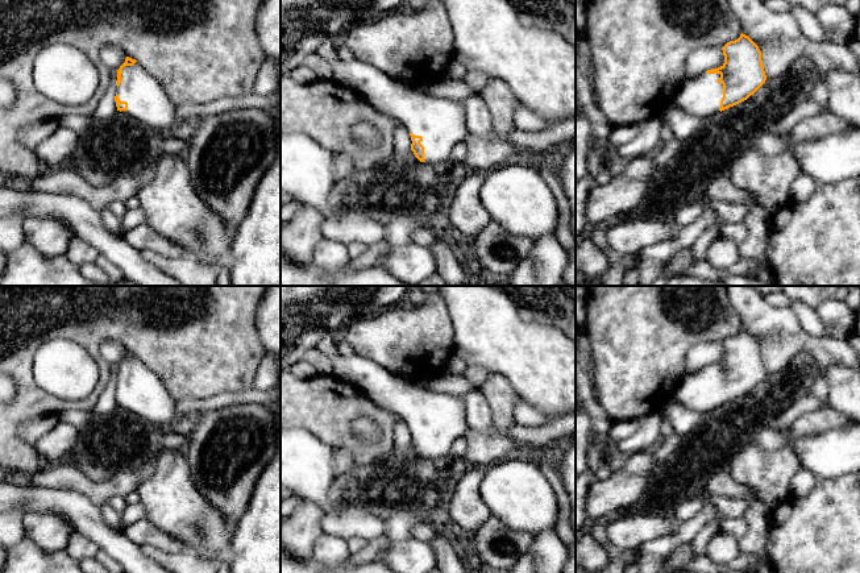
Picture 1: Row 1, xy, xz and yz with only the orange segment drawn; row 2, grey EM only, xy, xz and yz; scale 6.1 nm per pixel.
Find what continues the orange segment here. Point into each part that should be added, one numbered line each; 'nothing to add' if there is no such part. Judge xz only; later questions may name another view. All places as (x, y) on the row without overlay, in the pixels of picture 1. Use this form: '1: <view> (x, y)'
1: xz (440, 416)

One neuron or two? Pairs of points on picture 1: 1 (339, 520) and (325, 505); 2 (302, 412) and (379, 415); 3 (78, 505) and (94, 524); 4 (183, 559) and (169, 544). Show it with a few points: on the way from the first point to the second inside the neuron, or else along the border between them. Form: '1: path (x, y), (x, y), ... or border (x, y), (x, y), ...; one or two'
1: border (340, 507), (325, 514); two
2: path (322, 410), (360, 410); one
3: path (79, 510), (88, 519); one
4: border (146, 544), (167, 552), (185, 549); two

